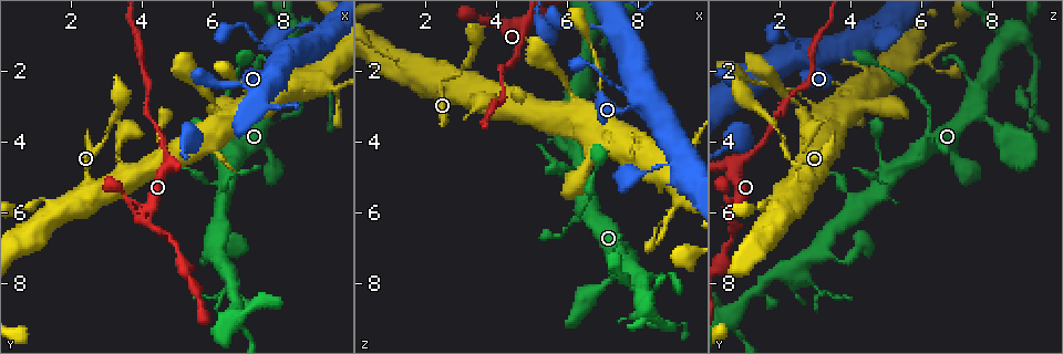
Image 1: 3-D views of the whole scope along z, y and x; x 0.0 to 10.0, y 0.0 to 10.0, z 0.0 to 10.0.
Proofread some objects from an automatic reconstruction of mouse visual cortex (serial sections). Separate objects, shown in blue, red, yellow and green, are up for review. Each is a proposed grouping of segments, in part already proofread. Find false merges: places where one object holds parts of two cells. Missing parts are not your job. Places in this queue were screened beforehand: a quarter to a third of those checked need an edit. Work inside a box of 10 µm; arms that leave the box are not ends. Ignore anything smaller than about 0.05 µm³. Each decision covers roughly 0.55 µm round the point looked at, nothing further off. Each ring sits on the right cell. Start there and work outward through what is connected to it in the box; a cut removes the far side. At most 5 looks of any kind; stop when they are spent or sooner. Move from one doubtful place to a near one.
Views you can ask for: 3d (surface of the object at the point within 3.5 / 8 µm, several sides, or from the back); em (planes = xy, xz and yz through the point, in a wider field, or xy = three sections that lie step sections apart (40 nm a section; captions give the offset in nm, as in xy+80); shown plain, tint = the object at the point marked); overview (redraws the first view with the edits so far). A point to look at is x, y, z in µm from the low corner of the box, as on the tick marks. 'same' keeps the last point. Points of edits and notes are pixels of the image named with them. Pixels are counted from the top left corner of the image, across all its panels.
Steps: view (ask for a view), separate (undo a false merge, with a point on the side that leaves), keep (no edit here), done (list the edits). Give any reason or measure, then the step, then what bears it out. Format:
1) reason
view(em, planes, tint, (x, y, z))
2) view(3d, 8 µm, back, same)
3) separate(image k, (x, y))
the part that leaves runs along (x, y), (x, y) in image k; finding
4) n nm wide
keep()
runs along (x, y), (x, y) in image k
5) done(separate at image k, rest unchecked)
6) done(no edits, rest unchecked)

sharp bend
view(3d, 3.5 µm, (6.30, 3.95, 6.20))

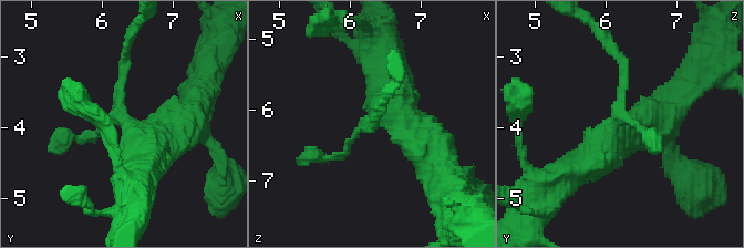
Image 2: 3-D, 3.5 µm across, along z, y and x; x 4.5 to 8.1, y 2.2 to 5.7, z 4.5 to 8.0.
now the EM
view(em, xy, step 3, tint, (6.30, 3.90, 6.15))

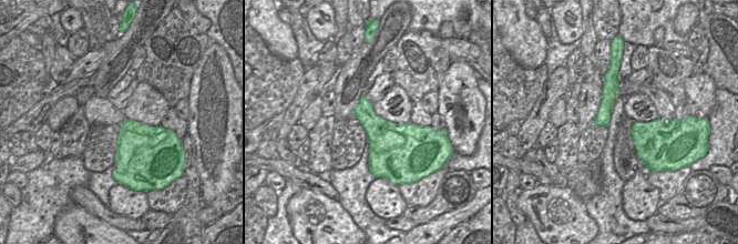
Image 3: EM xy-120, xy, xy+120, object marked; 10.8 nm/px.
keep()
runs along (182, 127), (152, 142), (124, 121), (127, 50) in image 2; one cell here

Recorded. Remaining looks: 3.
sharp bend
view(3d, 3.5 µm, (8.40, 1.55, 2.75))

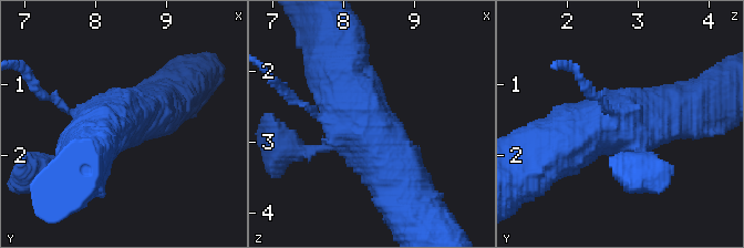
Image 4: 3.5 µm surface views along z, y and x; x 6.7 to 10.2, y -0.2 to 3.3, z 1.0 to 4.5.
view(em, xy, step 2, tint, same)

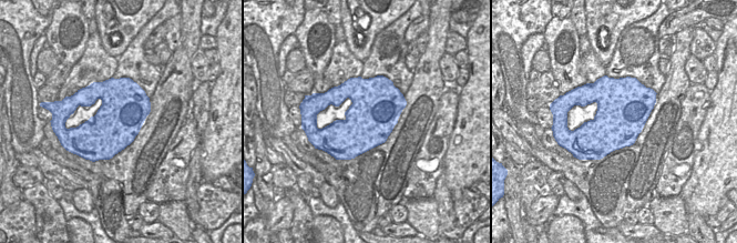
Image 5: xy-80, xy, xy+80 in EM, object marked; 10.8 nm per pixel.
550 nm wide
keep()
runs along (644, 158), (605, 101), (610, 97) in image 4; continuous, no second cell

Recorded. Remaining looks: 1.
done(no edits, rest unchecked)

